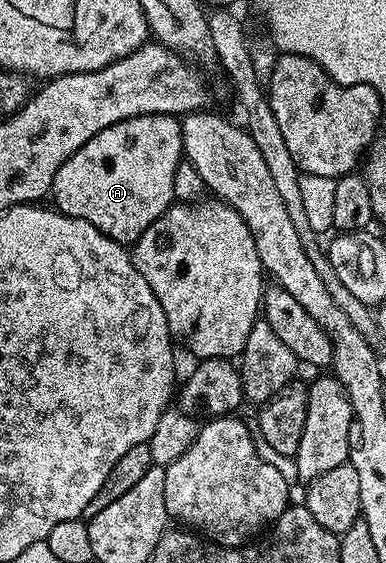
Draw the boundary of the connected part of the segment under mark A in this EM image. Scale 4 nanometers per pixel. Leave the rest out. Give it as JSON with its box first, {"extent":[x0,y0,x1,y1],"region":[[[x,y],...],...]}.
{"extent":[50,114,184,244],"region":[[[142,114],[129,120],[121,120],[93,136],[89,141],[77,148],[61,168],[57,168],[57,176],[51,185],[50,197],[55,198],[54,209],[70,218],[85,220],[93,224],[105,236],[114,242],[134,244],[176,201],[174,196],[174,173],[179,162],[184,161],[183,137],[179,127],[180,119],[169,114]]]}

